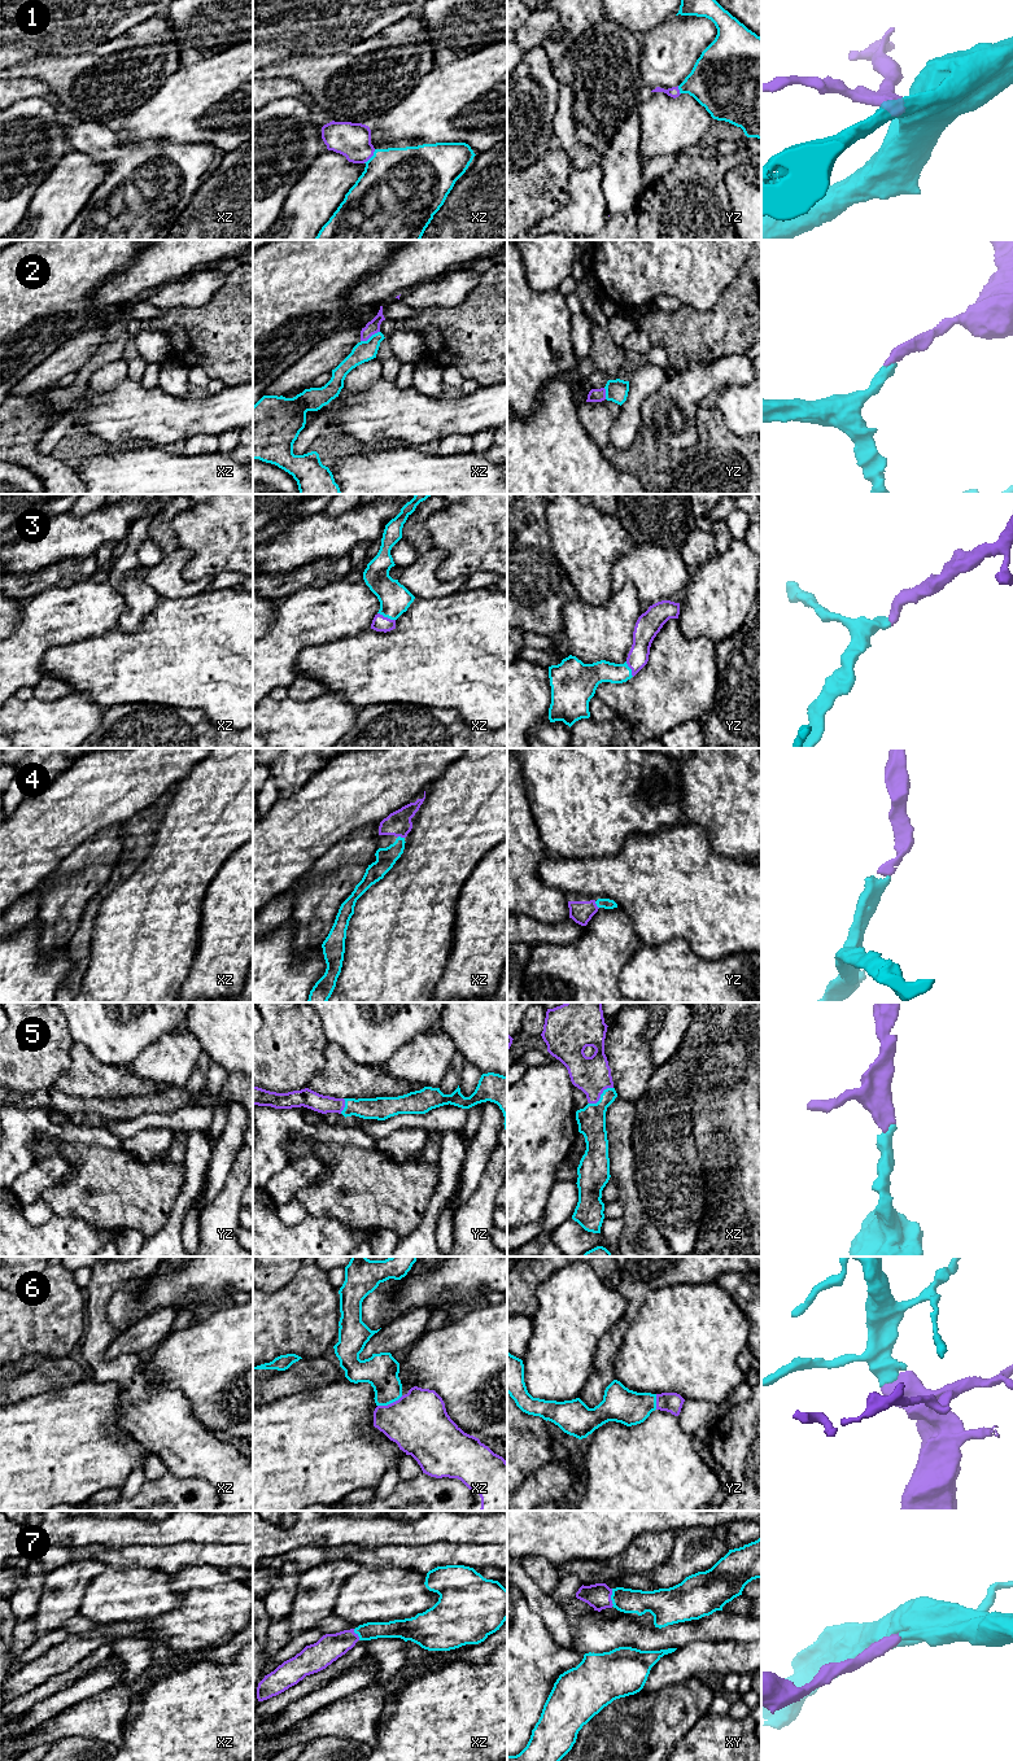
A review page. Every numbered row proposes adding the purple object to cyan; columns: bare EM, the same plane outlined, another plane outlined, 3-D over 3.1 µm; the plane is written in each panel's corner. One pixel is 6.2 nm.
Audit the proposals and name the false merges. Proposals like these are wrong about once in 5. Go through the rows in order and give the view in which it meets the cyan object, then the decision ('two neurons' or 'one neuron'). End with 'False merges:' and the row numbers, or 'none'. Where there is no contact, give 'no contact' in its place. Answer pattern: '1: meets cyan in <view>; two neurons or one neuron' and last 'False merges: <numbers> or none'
1: meets cyan in xz; one neuron
2: meets cyan in xz; one neuron
3: meets cyan in xz; one neuron
4: meets cyan in xz; one neuron
5: meets cyan in xz; one neuron
6: meets cyan in xz; one neuron
7: meets cyan in xy; one neuron
False merges: none

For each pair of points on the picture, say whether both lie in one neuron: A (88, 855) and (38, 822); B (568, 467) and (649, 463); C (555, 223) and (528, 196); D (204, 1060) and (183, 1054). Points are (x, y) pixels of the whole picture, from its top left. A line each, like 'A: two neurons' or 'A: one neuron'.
A: two neurons
B: two neurons
C: two neurons
D: two neurons

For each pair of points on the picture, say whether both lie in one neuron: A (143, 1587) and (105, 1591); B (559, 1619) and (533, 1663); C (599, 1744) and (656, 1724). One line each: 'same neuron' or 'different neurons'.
A: same neuron
B: different neurons
C: same neuron

